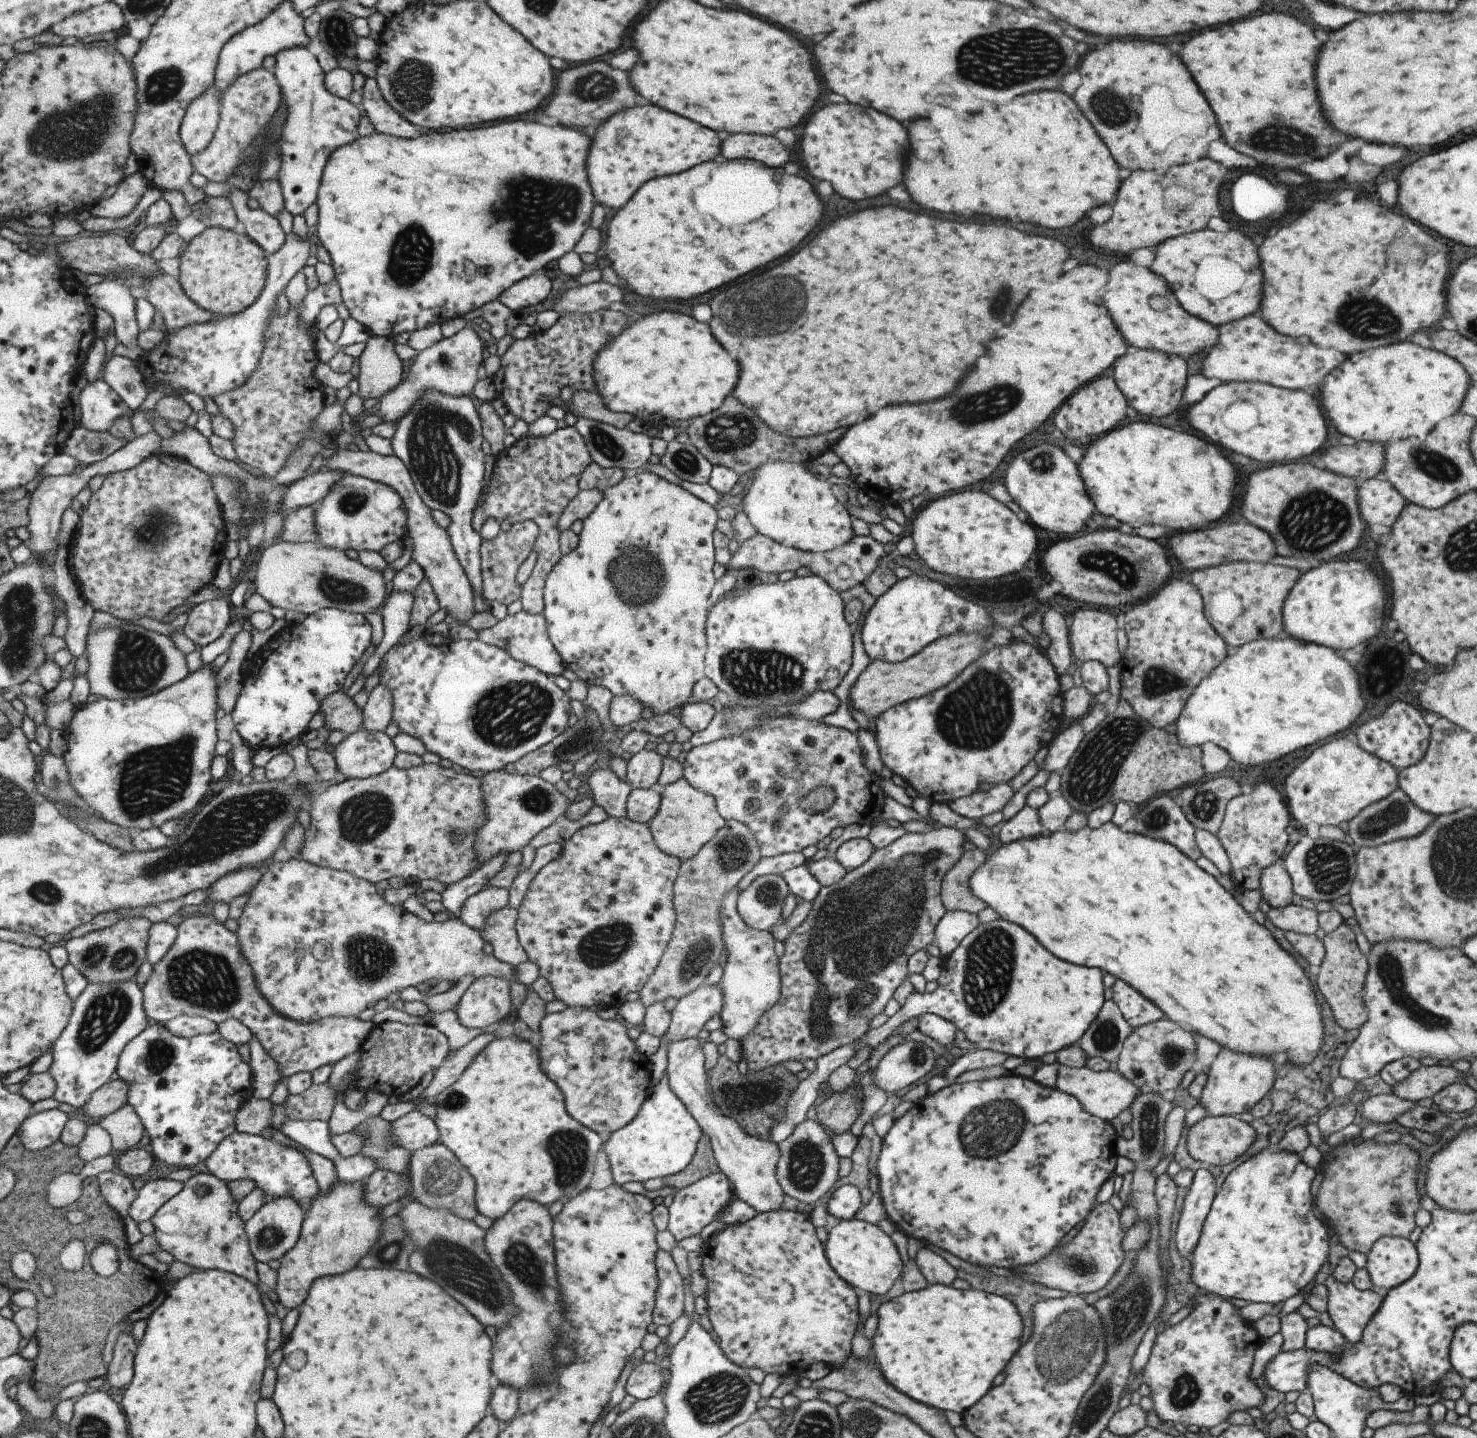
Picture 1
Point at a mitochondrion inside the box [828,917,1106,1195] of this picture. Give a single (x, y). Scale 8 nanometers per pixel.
(988, 973)

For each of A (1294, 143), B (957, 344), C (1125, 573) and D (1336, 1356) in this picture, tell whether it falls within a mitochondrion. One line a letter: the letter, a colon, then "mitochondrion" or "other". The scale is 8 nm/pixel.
A: mitochondrion
B: other
C: mitochondrion
D: other

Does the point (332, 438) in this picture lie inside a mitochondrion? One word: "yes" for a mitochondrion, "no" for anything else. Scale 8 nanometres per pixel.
no

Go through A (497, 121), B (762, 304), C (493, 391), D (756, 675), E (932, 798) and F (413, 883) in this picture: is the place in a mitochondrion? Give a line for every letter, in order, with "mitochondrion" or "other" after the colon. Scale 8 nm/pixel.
A: other
B: mitochondrion
C: other
D: mitochondrion
E: other
F: other

